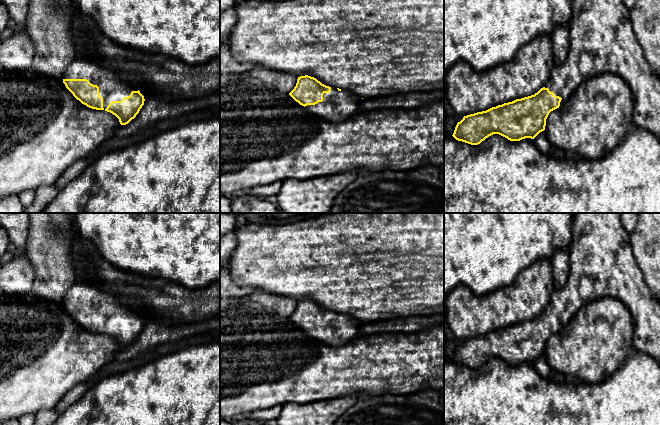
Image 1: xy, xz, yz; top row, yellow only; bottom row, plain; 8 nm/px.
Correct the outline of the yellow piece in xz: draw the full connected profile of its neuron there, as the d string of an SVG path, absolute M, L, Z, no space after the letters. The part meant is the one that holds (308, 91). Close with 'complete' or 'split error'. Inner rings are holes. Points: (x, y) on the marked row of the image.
M305 75L297 79L289 95L308 111L328 122L344 122L361 109L363 98L346 90L329 87Z; split error

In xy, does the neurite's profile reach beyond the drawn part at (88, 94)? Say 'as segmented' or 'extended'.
extended

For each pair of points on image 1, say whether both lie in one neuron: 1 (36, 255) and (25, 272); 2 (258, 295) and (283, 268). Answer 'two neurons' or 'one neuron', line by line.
1: two neurons
2: two neurons

